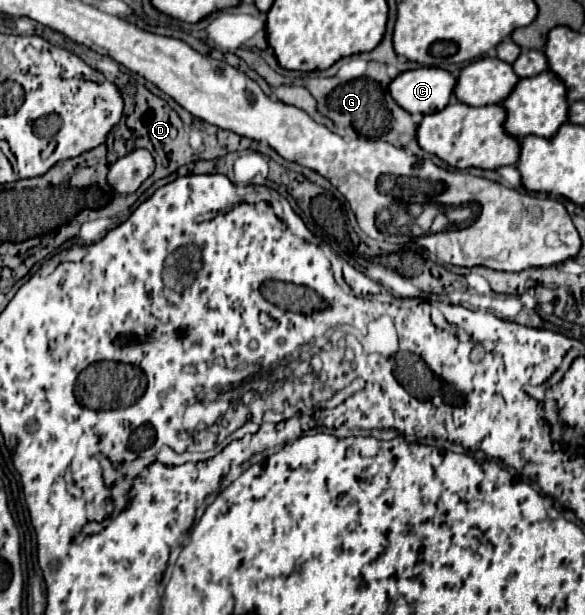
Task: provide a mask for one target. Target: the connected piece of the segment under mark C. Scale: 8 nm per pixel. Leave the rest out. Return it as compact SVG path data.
M417 68L395 76L389 84L393 100L409 114L431 114L449 104L455 78L441 68Z

